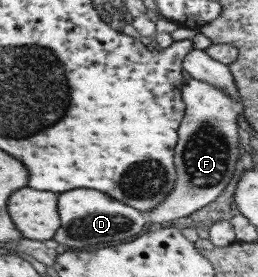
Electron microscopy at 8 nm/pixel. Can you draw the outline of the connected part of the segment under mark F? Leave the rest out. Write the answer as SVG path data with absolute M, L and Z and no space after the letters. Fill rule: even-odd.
M191 78L181 88L184 114L177 129L177 141L173 149L173 167L176 173L173 187L161 205L149 211L151 223L165 223L189 215L205 207L217 198L233 175L239 154L237 153L237 112L233 110L235 99L222 89Z

